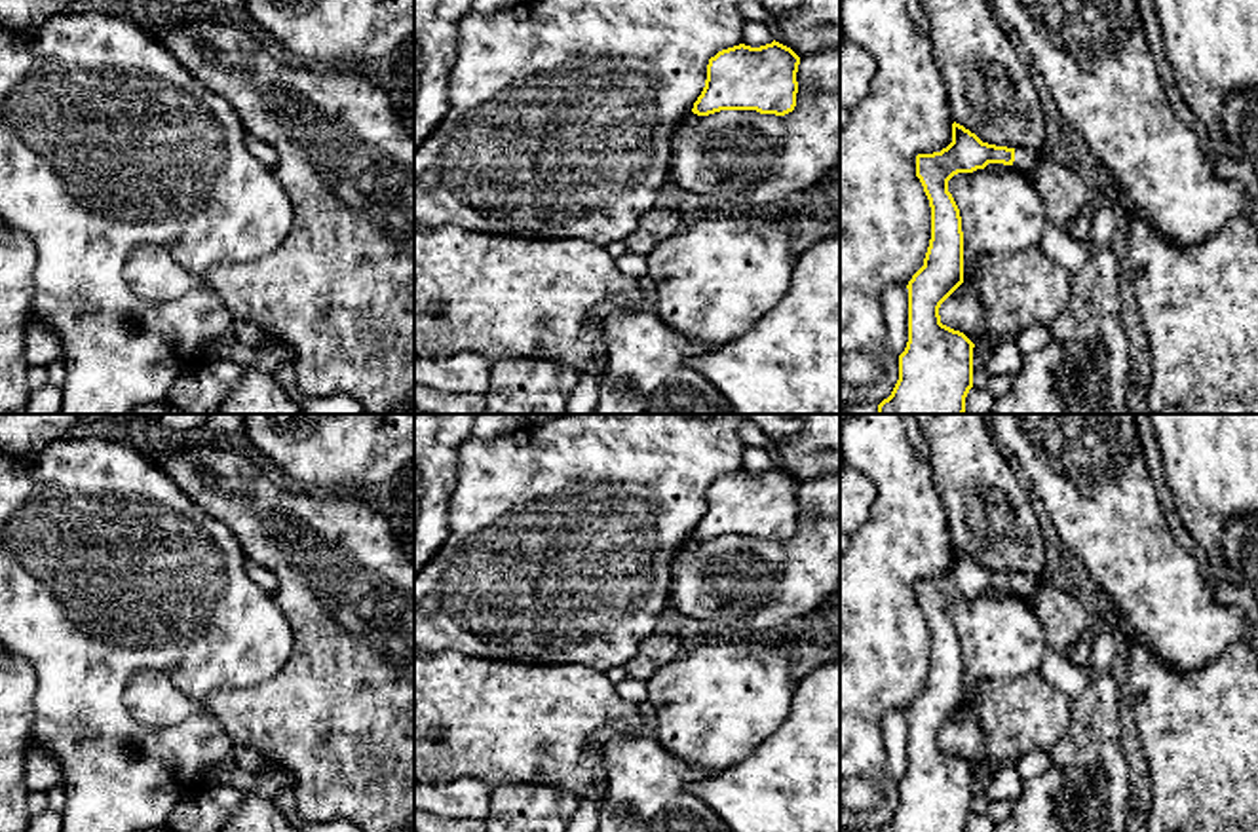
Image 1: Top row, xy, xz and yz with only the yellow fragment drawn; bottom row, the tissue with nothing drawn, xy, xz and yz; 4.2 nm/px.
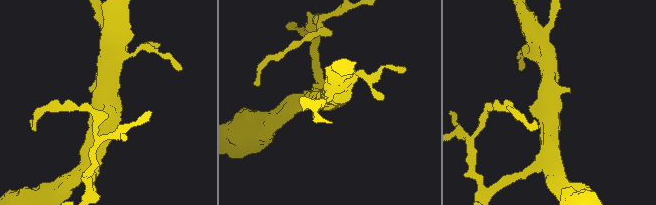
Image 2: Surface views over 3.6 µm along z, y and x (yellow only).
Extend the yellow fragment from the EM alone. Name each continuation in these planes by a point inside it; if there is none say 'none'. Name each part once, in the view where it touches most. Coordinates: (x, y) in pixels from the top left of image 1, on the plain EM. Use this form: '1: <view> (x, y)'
1: yz (1025, 584)

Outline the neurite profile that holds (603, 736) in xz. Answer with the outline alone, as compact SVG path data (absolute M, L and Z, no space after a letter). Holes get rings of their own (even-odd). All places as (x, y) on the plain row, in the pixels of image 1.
M606 726L606 728L600 728L593 733L591 737L591 758L595 764L600 764L600 752L604 748L604 745L618 735L618 728L614 726Z

